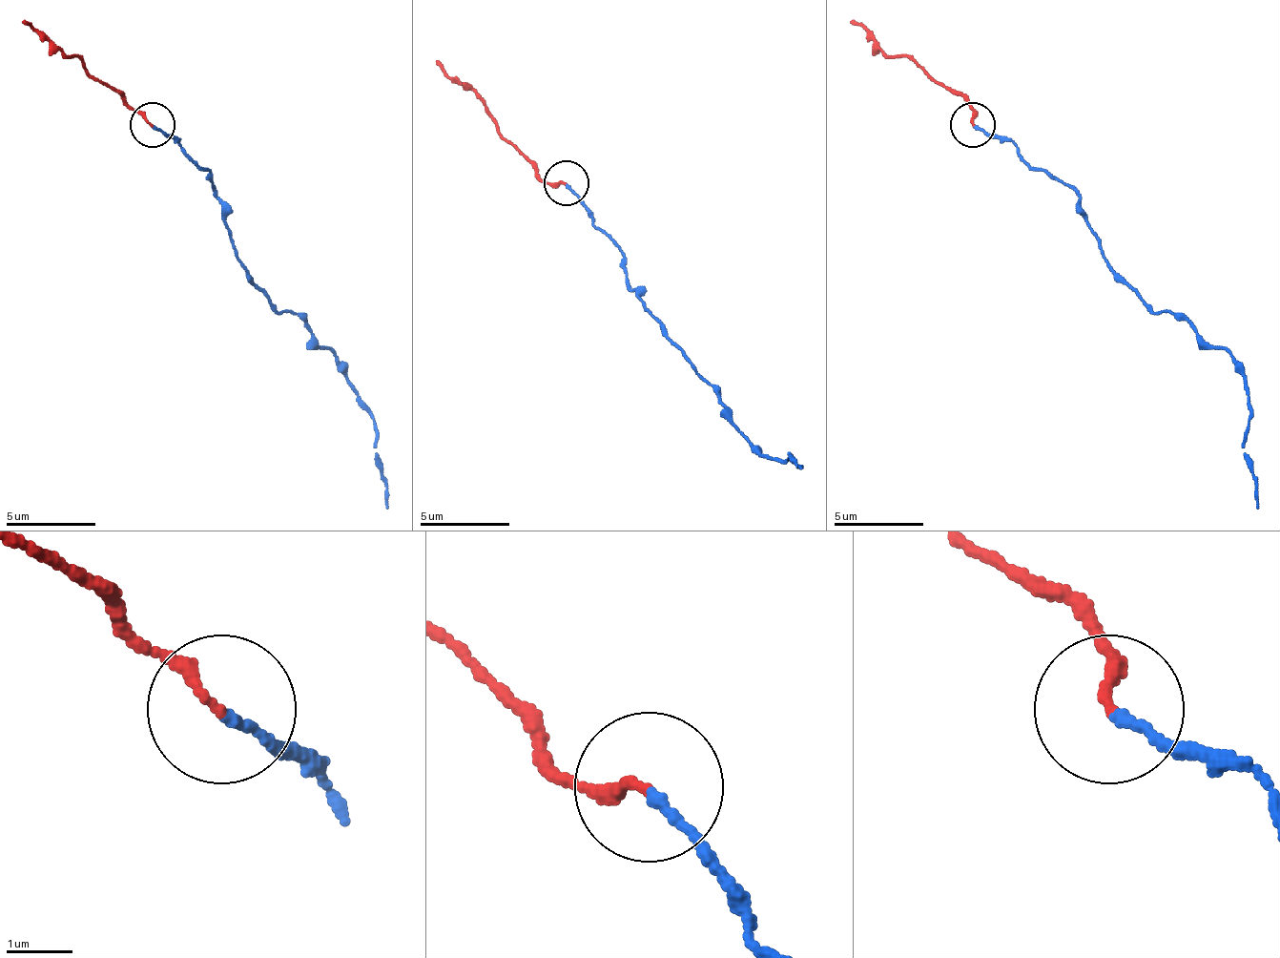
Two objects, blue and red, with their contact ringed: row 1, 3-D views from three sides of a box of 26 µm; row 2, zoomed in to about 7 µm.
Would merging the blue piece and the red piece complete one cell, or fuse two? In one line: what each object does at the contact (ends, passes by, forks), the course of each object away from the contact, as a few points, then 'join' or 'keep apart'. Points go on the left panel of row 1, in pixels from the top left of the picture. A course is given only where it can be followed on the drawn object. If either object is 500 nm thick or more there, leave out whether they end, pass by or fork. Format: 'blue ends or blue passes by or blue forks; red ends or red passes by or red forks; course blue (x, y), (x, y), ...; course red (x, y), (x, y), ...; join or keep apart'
blue ends; red ends; course blue (151, 124), (173, 137), (209, 177), (249, 281), (339, 362), (375, 420), (375, 460), (388, 482), (388, 510); course red (151, 124), (74, 56), (66, 56), (21, 21); keep apart

